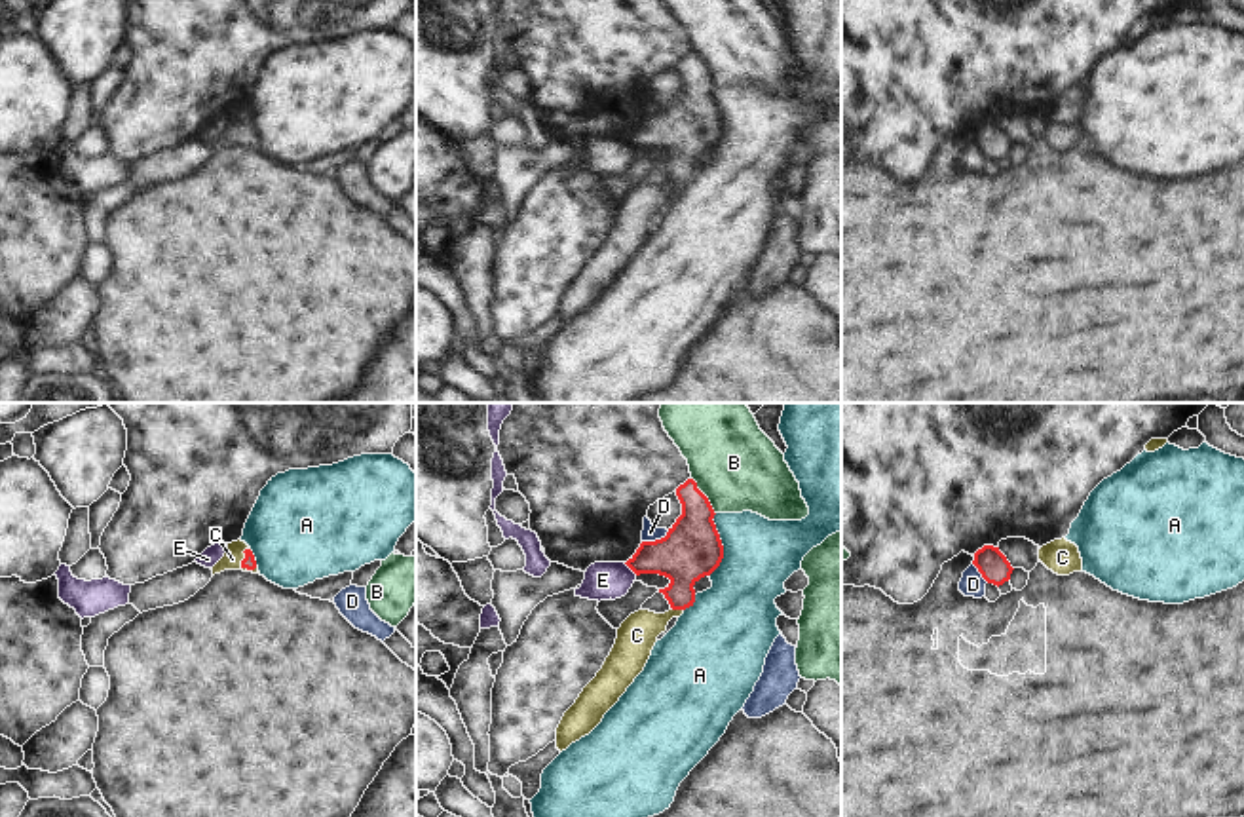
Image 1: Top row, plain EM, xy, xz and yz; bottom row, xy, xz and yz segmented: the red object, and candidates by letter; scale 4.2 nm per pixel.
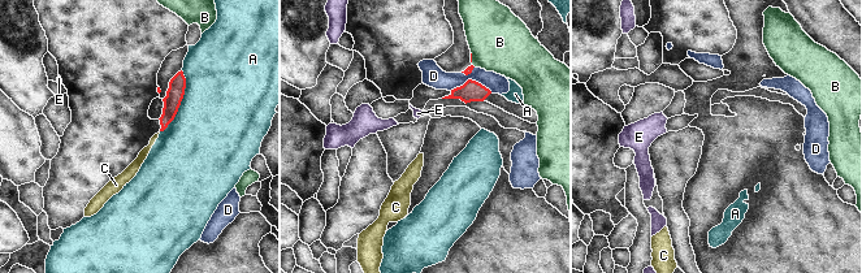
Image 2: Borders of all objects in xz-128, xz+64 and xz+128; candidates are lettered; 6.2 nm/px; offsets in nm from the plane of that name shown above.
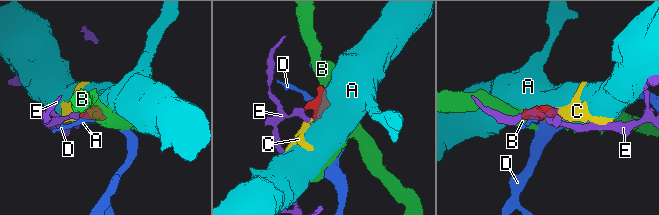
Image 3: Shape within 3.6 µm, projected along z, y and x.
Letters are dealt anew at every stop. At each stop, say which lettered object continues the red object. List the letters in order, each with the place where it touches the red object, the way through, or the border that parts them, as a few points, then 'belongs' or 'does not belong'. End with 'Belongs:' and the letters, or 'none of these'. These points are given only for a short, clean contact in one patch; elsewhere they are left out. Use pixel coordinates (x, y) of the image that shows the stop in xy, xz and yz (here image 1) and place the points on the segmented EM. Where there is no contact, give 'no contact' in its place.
A: xz (722, 546) | does not belong
B: xz (705, 496) | along xz (692, 477), (715, 513) | does not belong
C: xy (242, 561) | across xy (249, 563), (242, 561), (232, 559) | belongs
D: xz (656, 540) | along xz (669, 531), (659, 538), (642, 542) | does not belong
E: xz (631, 569) | along xz (623, 563), (637, 574) | does not belong
Belongs: C

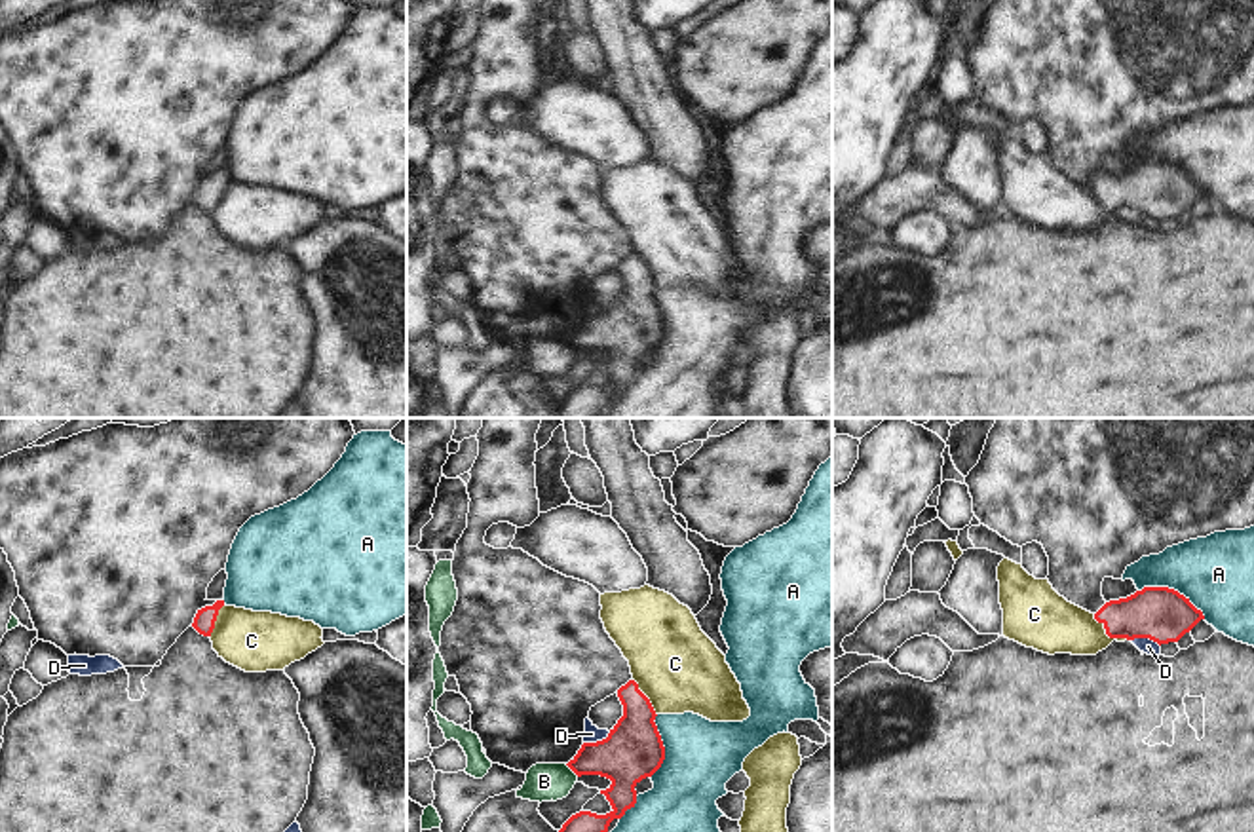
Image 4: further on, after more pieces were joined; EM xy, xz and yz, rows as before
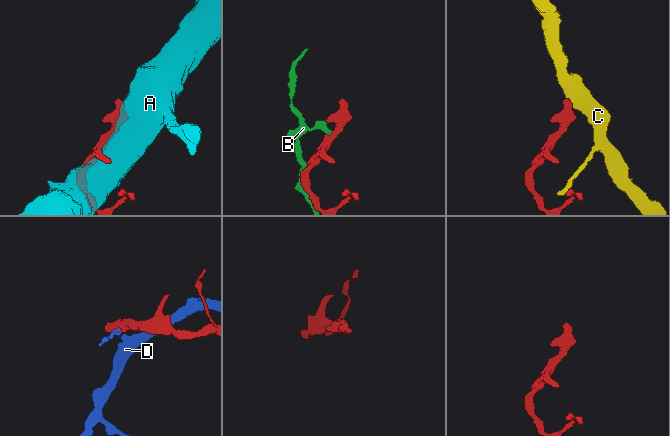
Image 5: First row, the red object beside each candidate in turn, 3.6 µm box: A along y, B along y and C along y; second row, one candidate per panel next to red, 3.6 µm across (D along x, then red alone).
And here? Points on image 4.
A: yz (1173, 589) | does not belong
B: xz (572, 770) | does not belong
C: yz (1108, 635) | along yz (1093, 614), (1110, 637), (1127, 639) | does not belong
D: yz (1146, 637) | along yz (1131, 639), (1152, 639), (1159, 646) | does not belong
Belongs: none of these

